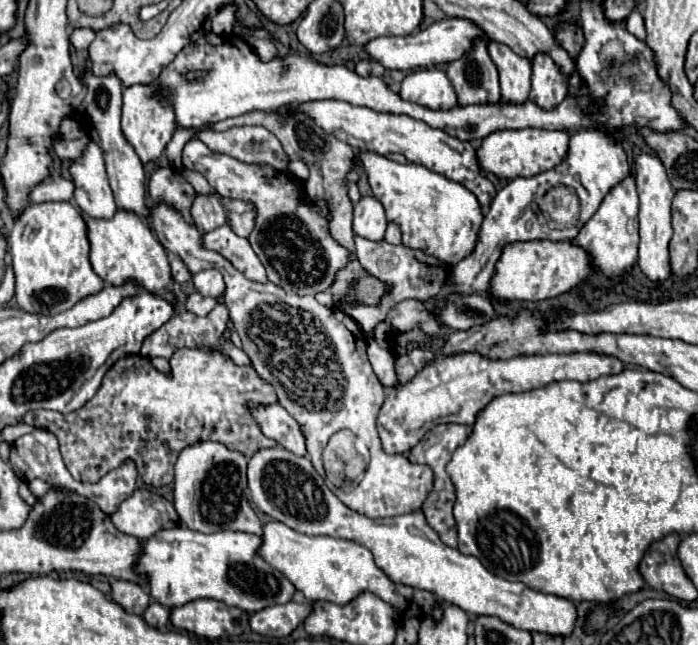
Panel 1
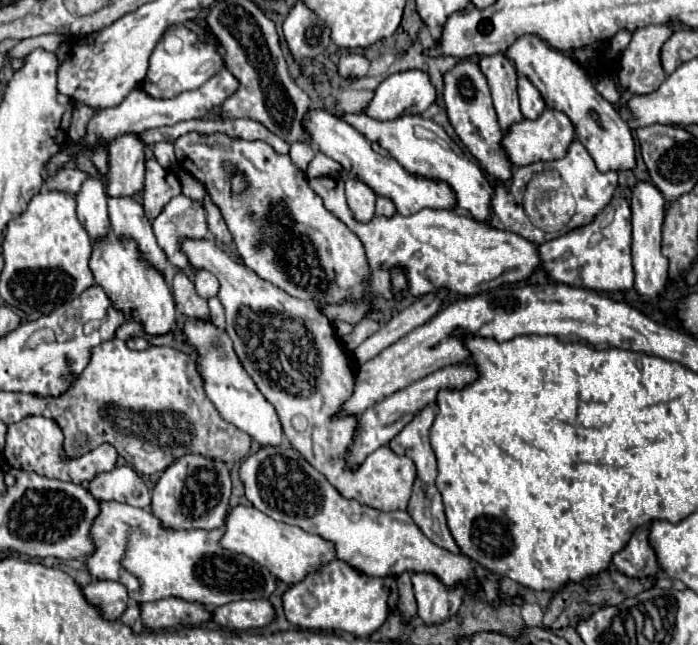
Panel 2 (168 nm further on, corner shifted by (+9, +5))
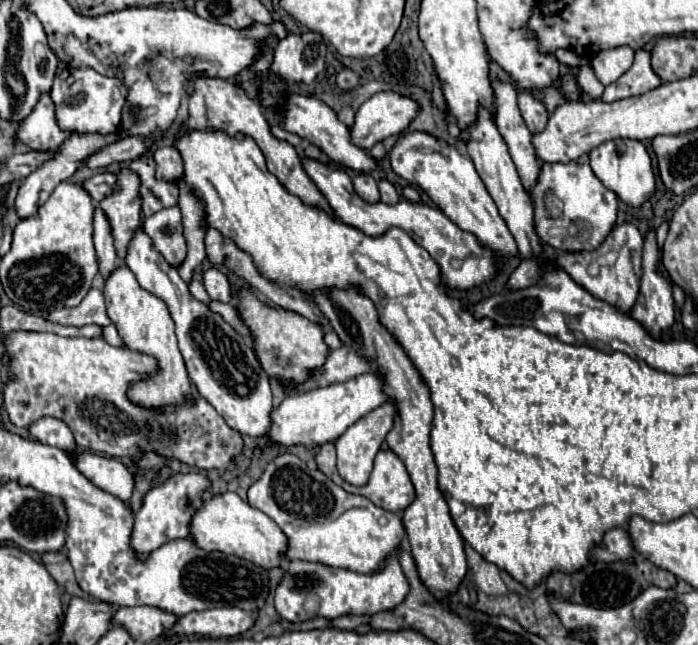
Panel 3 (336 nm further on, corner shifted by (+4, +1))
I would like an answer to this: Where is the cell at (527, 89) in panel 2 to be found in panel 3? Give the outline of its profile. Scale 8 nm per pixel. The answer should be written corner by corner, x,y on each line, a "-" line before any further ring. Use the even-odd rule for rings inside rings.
518,92
518,108
520,108
520,114
532,134
538,134
546,128
548,112
546,112
544,104
540,100
536,100
532,94

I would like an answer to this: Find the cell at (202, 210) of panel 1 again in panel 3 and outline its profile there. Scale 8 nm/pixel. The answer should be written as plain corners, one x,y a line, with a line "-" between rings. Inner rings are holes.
178,206
160,210
142,222
142,230
152,238
154,248
166,262
178,268
186,258
186,240
182,234
182,214

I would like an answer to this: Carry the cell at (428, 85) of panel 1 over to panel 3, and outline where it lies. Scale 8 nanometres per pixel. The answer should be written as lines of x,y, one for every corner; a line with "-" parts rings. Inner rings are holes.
378,92
358,108
350,138
358,148
370,150
376,142
404,132
416,114
418,104
414,100
394,92

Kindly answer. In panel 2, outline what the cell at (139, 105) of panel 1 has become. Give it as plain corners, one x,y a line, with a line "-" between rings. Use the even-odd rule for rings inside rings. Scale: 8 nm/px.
123,134
109,142
109,174
105,192
109,196
133,196
143,188
145,142
139,134

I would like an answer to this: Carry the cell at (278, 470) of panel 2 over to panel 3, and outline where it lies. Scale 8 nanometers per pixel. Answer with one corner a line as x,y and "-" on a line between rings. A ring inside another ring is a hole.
286,452
276,456
264,470
264,474
250,486
248,490
248,504
262,510
270,516
278,528
286,534
288,546
284,552
284,560
306,560
306,562
322,562
334,568
348,568
354,572
376,572
382,568
384,558
402,544
404,540
404,526
402,520
378,506
374,506
368,498
348,494
338,484
334,484
326,474
320,470
310,470
306,462
298,456

